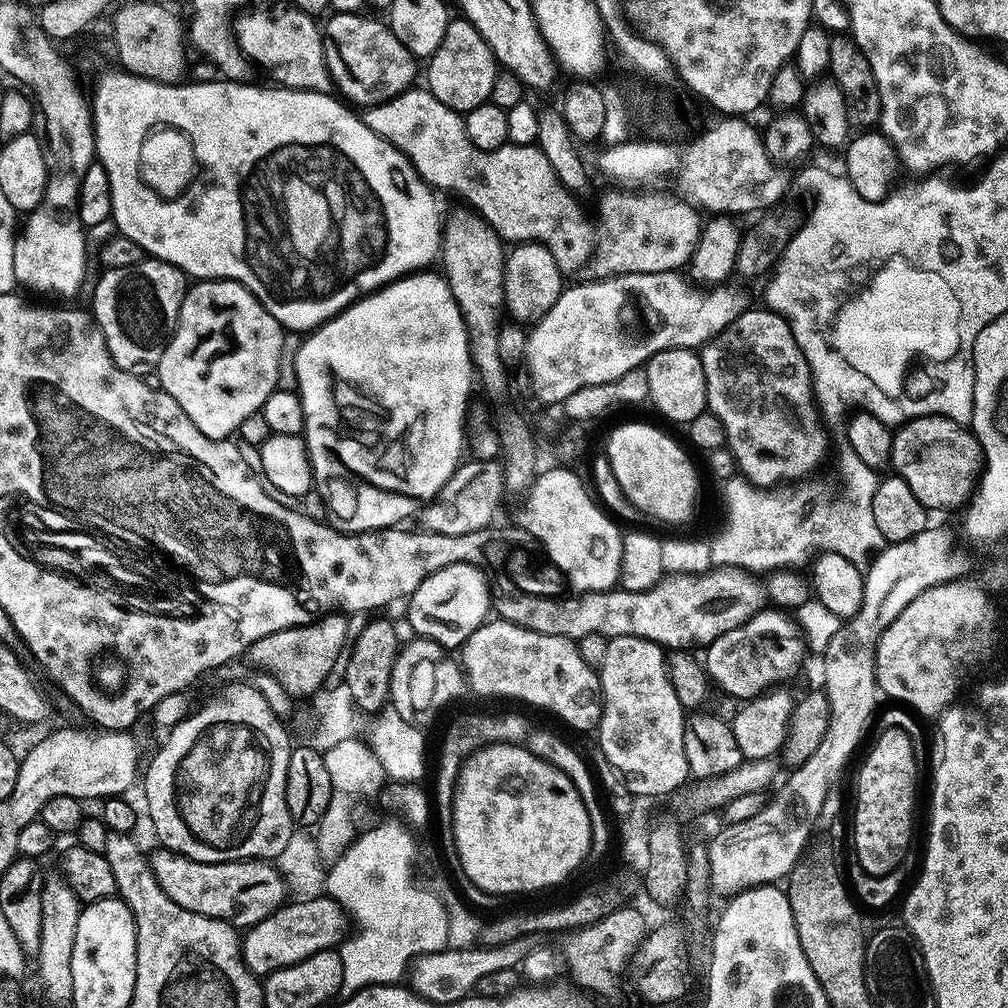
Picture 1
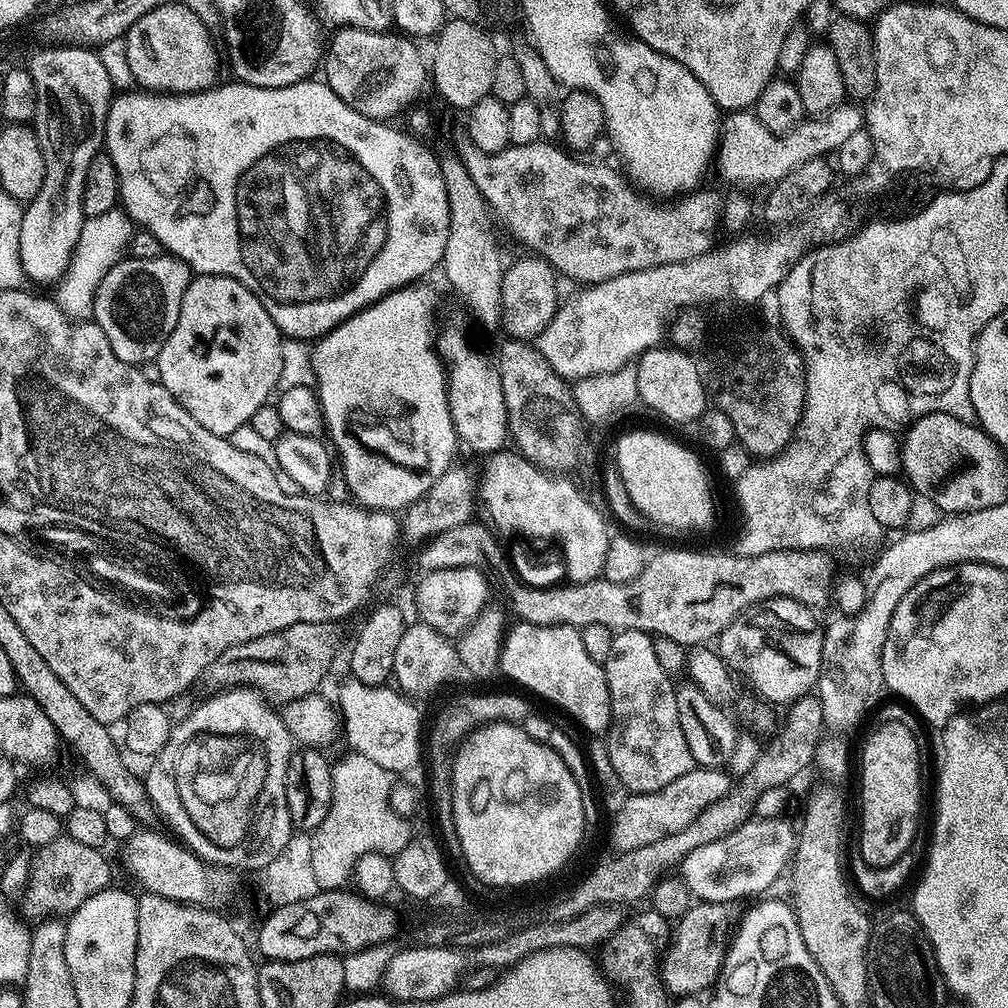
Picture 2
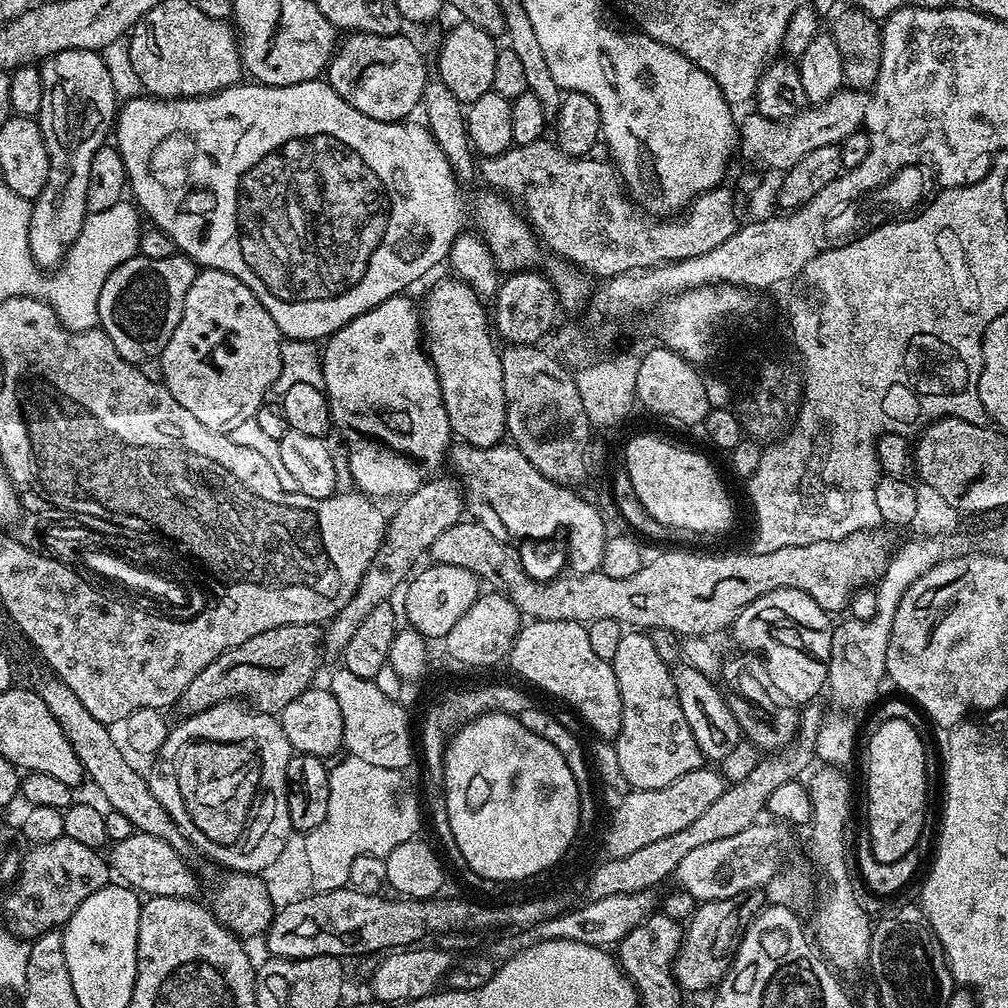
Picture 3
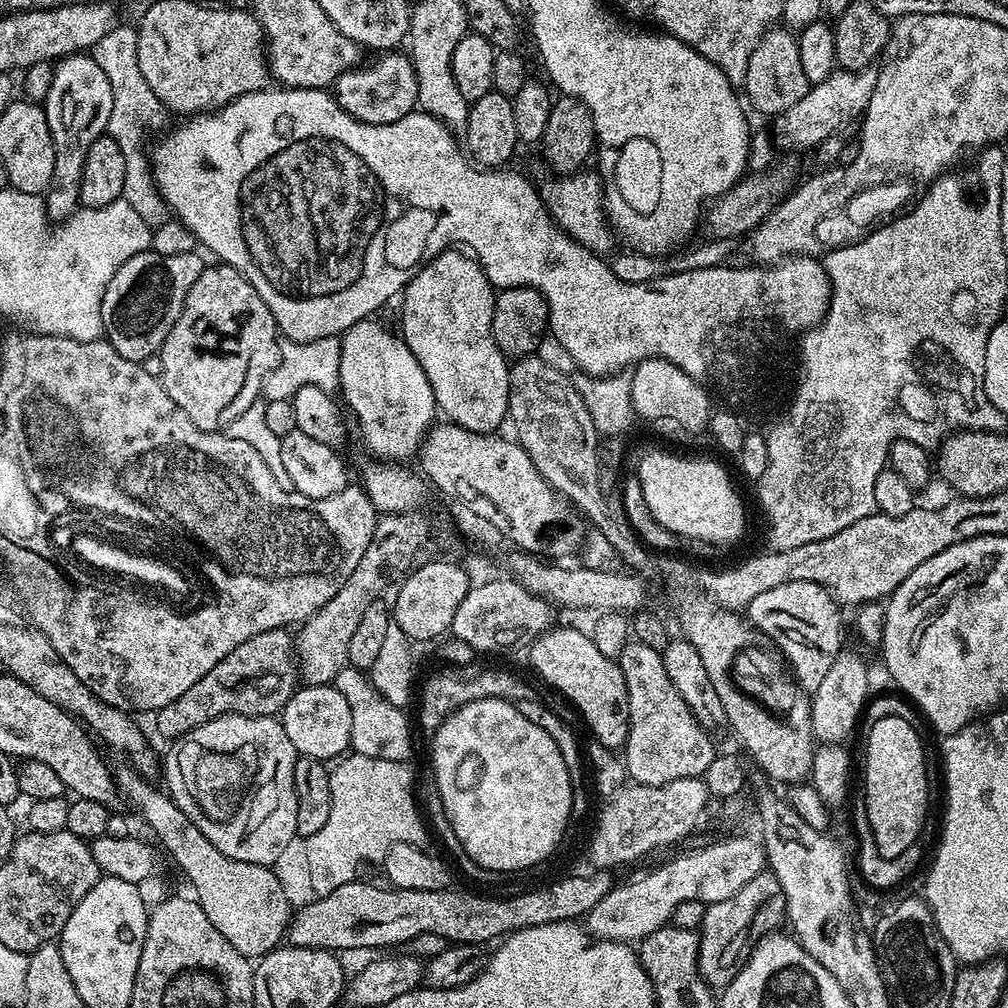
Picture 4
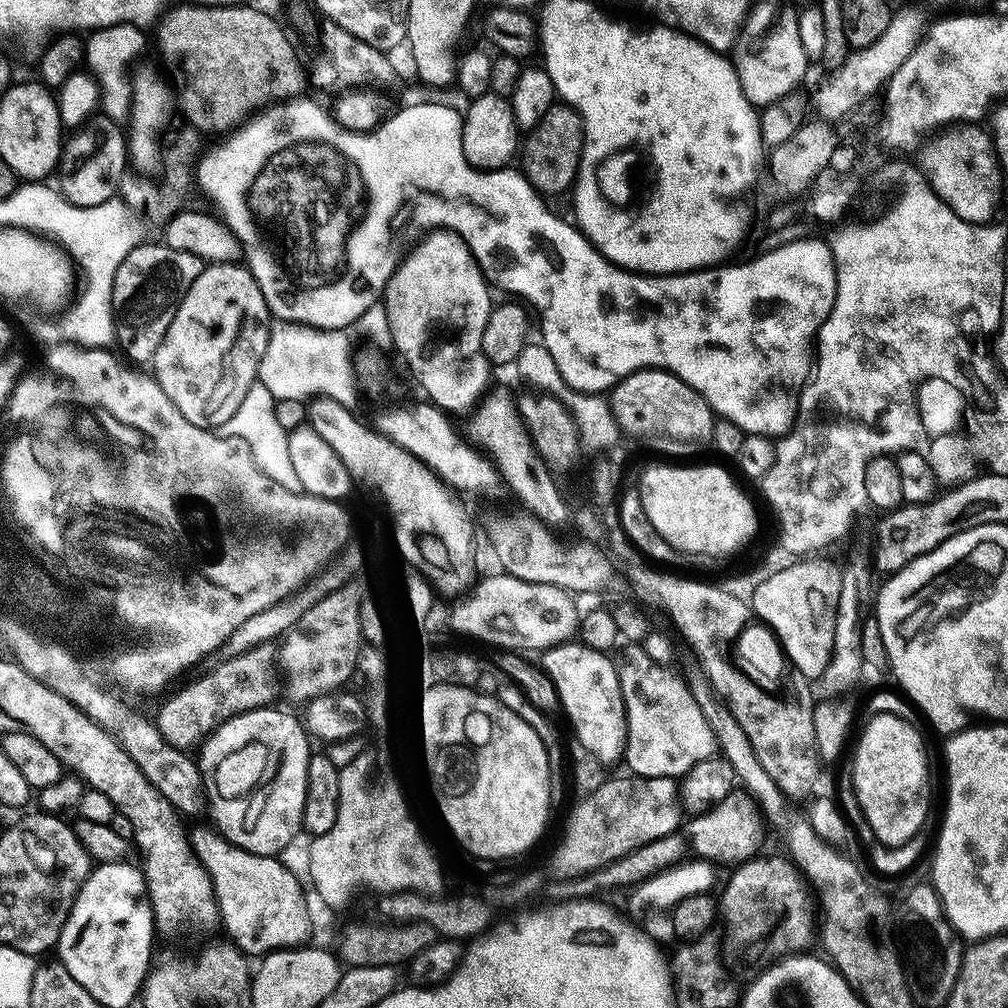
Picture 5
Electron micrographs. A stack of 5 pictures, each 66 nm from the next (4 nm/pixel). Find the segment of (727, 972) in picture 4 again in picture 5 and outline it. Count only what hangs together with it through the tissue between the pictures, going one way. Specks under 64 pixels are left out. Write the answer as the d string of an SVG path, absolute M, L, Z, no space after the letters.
M765 854L743 861L727 882L724 894L718 900L718 912L722 920L736 920L732 928L722 928L721 961L725 967L738 965L746 960L770 960L789 955L791 952L803 951L811 938L814 938L814 912L810 910L812 903L807 885L794 864L782 854L764 856Z

